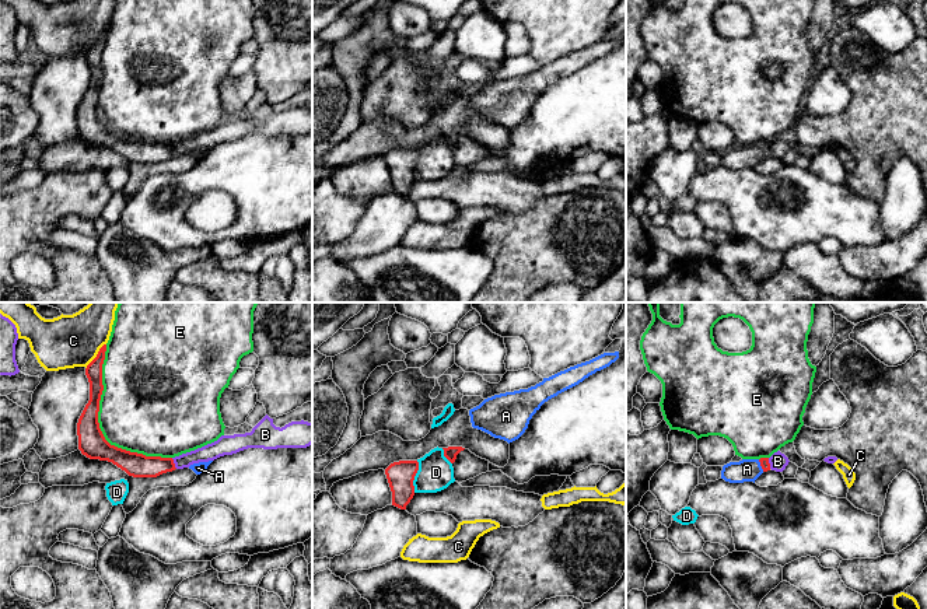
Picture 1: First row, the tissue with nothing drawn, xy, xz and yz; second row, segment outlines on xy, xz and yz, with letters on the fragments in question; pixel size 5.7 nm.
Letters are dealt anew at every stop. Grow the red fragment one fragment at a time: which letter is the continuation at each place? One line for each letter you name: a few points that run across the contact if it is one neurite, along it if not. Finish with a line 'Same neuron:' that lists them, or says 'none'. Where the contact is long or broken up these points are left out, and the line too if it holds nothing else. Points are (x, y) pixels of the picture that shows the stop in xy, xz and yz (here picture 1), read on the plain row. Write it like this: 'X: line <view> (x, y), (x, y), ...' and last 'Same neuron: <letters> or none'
A: line yz (765, 150), (761, 151), (747, 156)
Same neuron: A

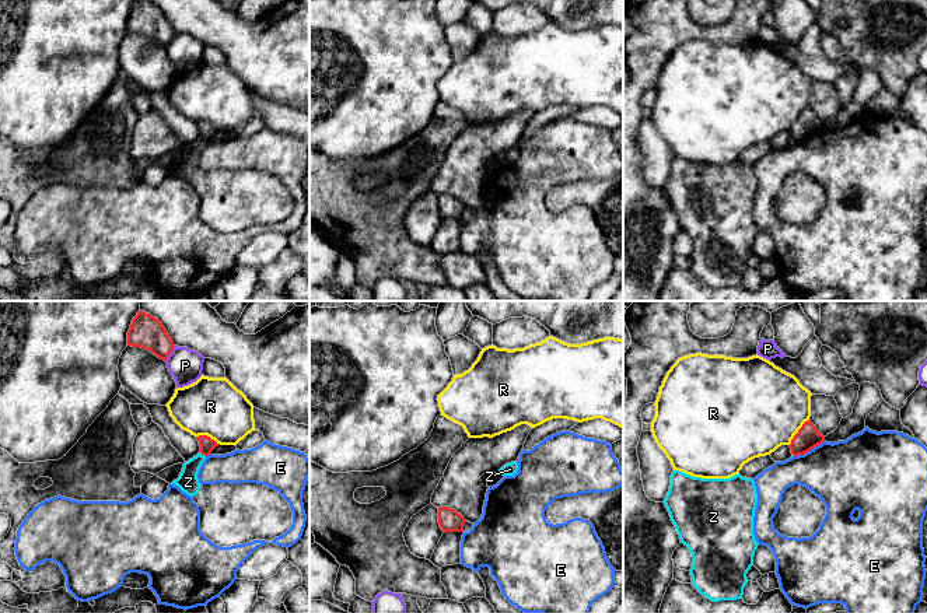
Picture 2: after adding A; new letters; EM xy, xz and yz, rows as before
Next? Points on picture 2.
Same neuron: none

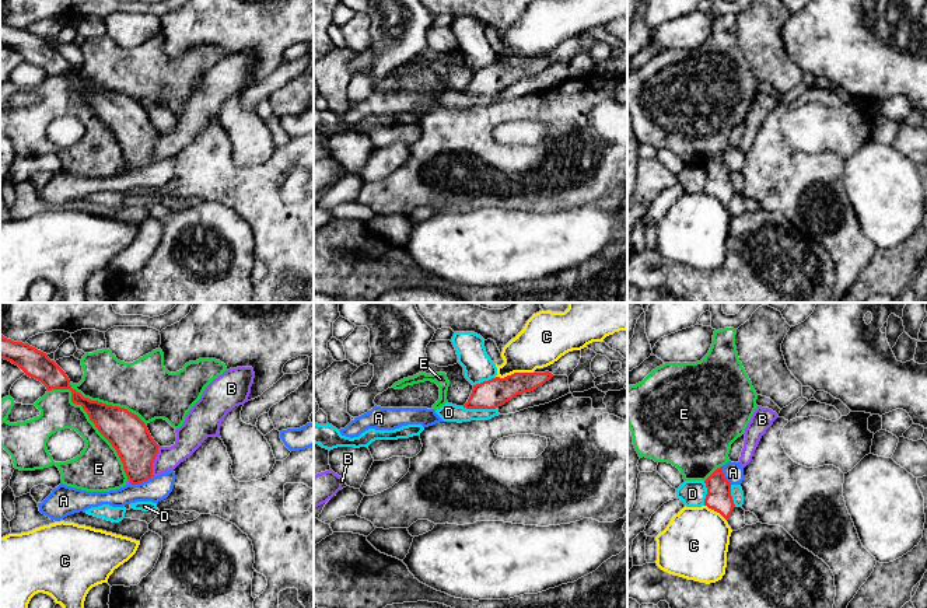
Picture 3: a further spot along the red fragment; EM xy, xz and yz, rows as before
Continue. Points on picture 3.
Same neuron: none

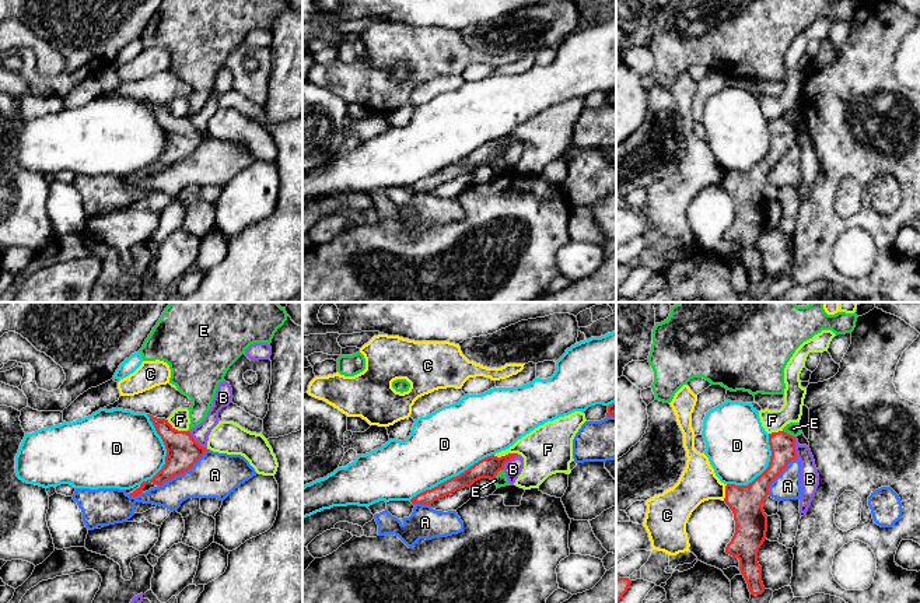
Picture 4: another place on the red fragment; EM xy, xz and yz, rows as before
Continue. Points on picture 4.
Same neuron: none

